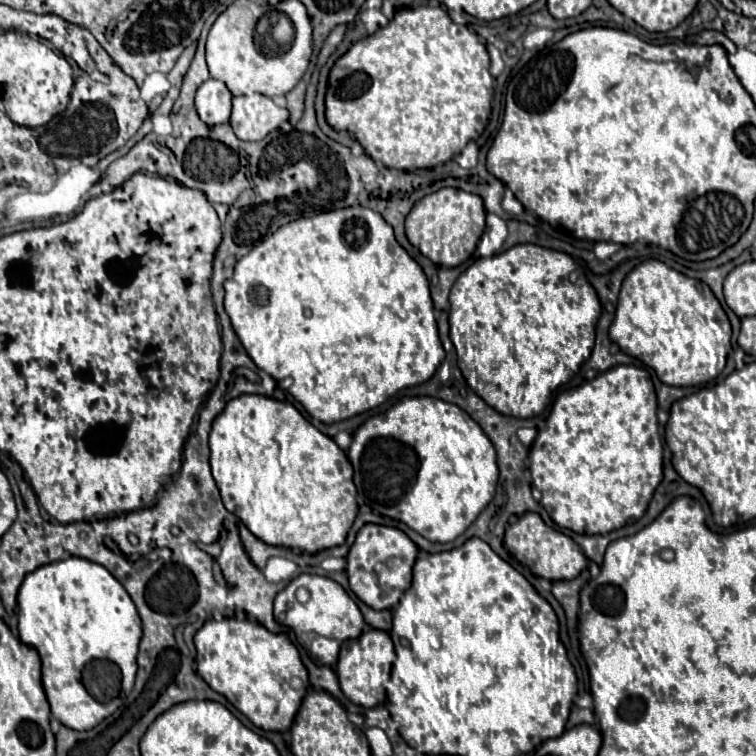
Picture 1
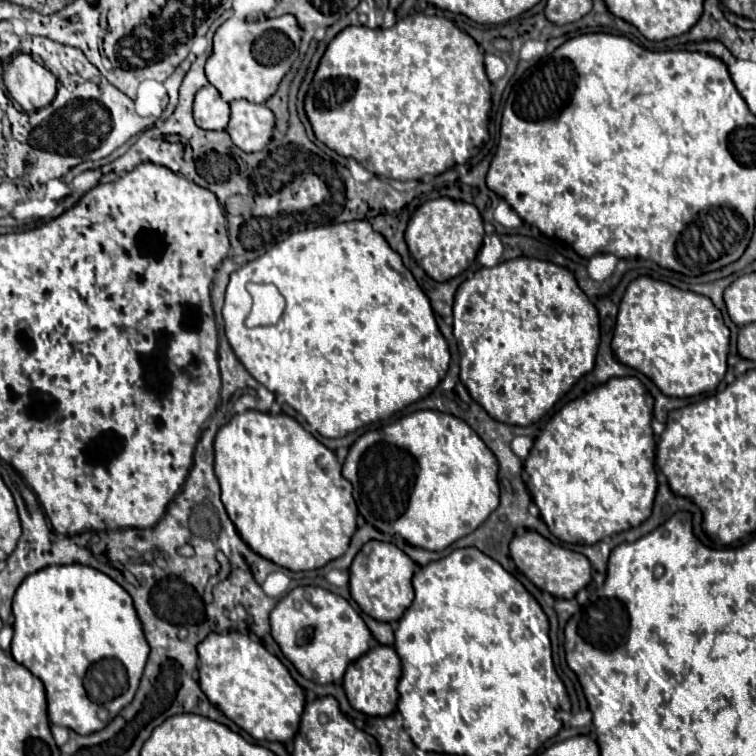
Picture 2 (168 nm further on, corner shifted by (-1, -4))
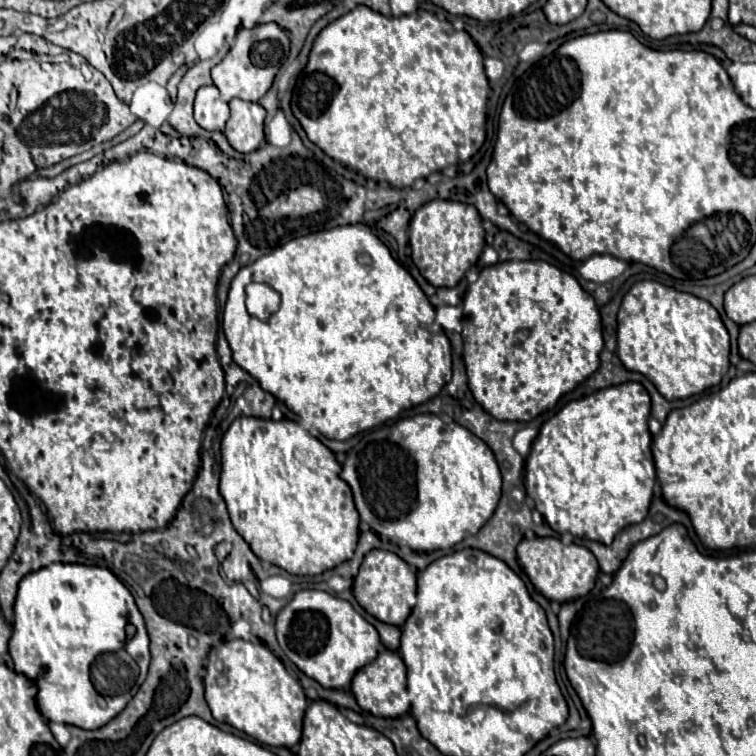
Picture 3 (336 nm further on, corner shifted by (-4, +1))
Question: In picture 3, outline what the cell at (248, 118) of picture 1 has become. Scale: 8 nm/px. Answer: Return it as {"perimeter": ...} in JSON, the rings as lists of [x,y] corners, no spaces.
{"perimeter":[[[231,100],[231,118],[225,126],[225,136],[229,144],[239,152],[253,152],[265,142],[263,134],[263,120],[265,108],[259,102],[245,102],[245,100]]]}

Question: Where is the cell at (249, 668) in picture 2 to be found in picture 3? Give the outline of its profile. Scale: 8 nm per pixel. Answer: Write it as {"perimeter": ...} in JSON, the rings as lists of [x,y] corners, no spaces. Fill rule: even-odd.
{"perimeter":[[[237,638],[211,648],[205,676],[205,698],[215,720],[235,726],[261,744],[291,748],[301,738],[307,696],[301,684],[285,670],[283,662],[273,656],[261,642],[247,642]],[[221,674],[227,678],[227,684],[223,686],[217,684]]]}

